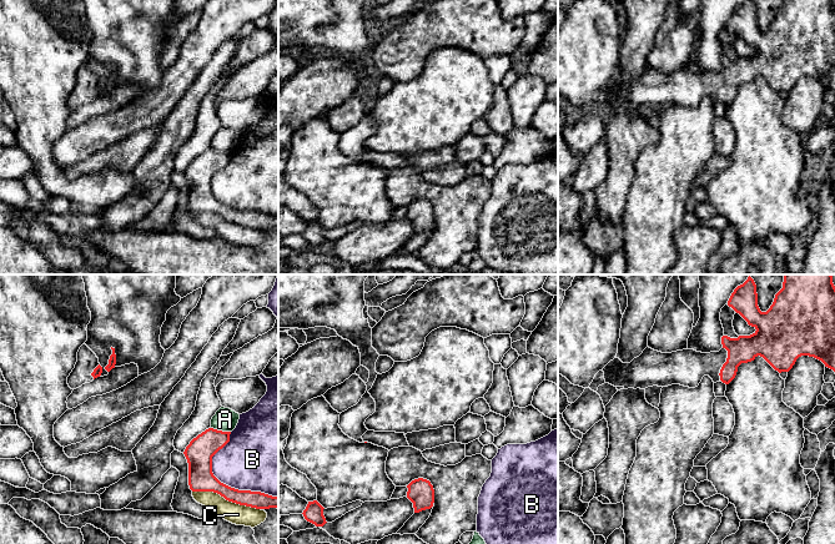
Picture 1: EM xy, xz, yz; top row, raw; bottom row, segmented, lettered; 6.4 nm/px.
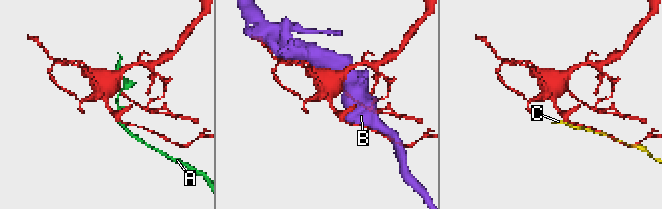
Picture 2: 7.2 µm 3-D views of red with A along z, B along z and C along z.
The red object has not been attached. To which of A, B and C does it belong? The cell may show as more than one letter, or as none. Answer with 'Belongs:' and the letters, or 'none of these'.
Belongs: none of these

